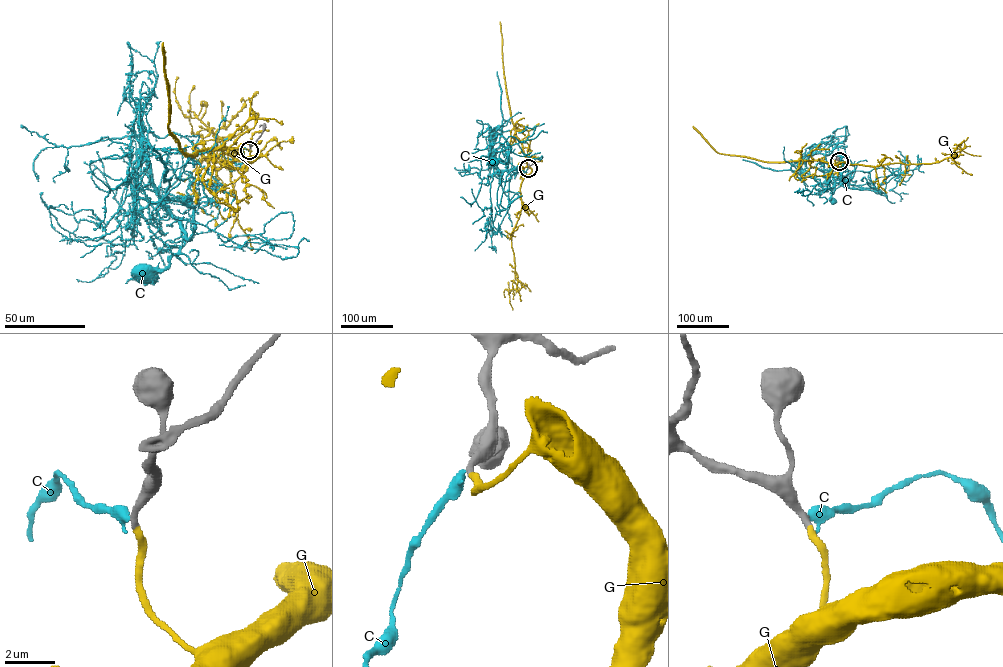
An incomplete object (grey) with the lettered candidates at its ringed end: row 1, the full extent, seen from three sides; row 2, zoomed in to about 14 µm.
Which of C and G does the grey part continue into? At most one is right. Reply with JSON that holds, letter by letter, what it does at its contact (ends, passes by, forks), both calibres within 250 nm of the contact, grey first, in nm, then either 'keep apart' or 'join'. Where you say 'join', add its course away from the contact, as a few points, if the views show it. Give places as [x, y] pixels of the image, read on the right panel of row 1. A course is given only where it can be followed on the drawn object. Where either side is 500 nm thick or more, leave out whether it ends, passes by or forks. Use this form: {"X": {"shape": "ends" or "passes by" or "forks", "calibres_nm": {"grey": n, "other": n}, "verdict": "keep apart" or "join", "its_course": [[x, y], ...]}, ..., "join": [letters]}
{"C": {"shape": "ends", "calibres_nm": {"grey": 320, "other": 440}, "verdict": "keep apart"}, "G": {"shape": "ends", "calibres_nm": {"grey": 280, "other": 280}, "verdict": "join", "its_course": [[839, 161], [838, 163], [876, 166], [938, 162], [955, 158], [961, 150], [981, 156]]}, "join": ["G"]}

